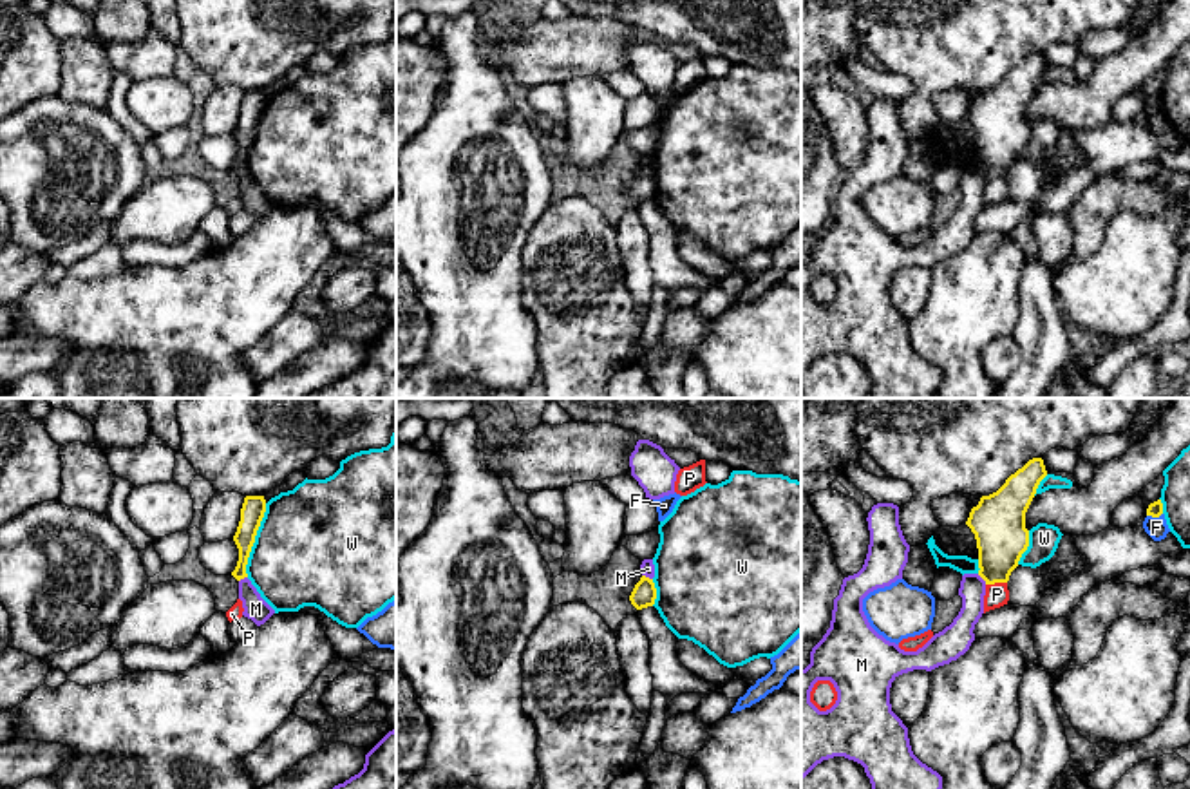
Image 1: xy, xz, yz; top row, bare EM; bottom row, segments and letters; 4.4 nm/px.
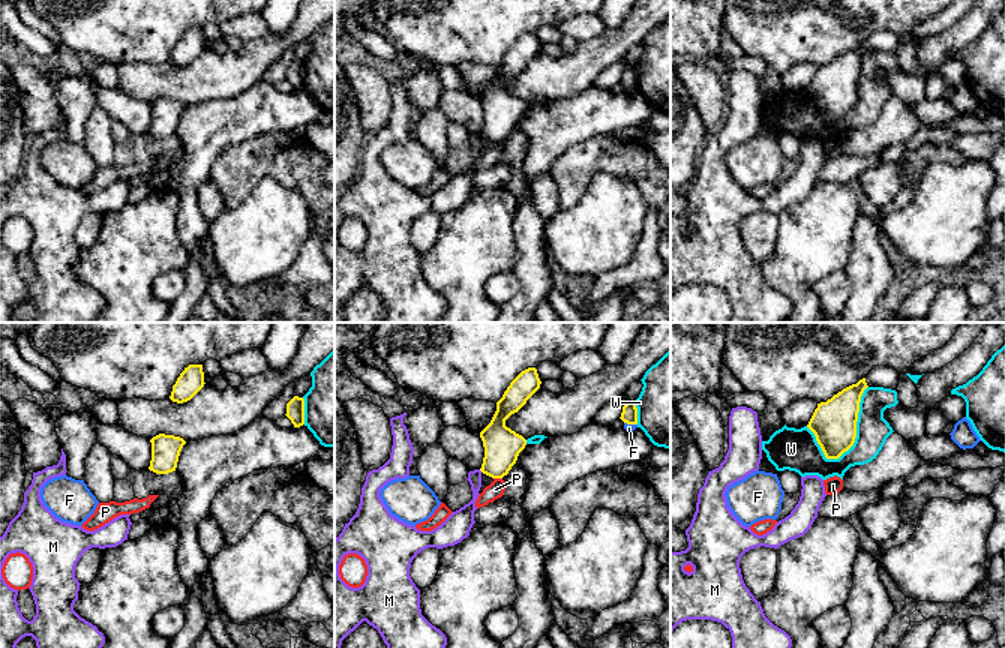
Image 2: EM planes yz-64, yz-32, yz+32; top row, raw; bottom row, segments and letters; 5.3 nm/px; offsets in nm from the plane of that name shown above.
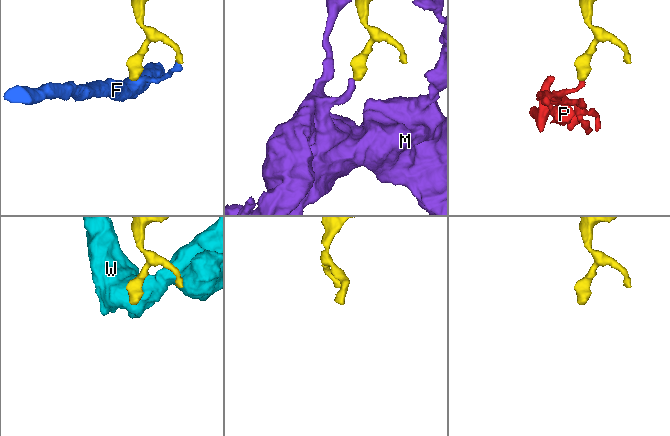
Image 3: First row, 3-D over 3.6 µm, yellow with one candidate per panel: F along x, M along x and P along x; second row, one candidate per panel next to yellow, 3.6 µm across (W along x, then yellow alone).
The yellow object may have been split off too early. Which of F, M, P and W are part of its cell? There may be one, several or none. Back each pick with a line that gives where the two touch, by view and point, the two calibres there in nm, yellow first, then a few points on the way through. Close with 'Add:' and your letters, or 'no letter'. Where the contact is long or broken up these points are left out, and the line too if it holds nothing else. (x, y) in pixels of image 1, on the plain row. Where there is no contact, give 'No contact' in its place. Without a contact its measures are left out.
Add: no letter

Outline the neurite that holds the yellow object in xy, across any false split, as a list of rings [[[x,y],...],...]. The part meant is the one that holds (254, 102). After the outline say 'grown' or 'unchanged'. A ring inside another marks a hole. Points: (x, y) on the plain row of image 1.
[[[246,90],[244,92],[242,103],[241,103],[241,116],[233,130],[233,136],[239,143],[239,156],[231,170],[237,176],[248,172],[246,159],[248,159],[251,141],[255,138],[257,125],[264,112],[264,107],[266,107],[264,90]]]; unchanged

